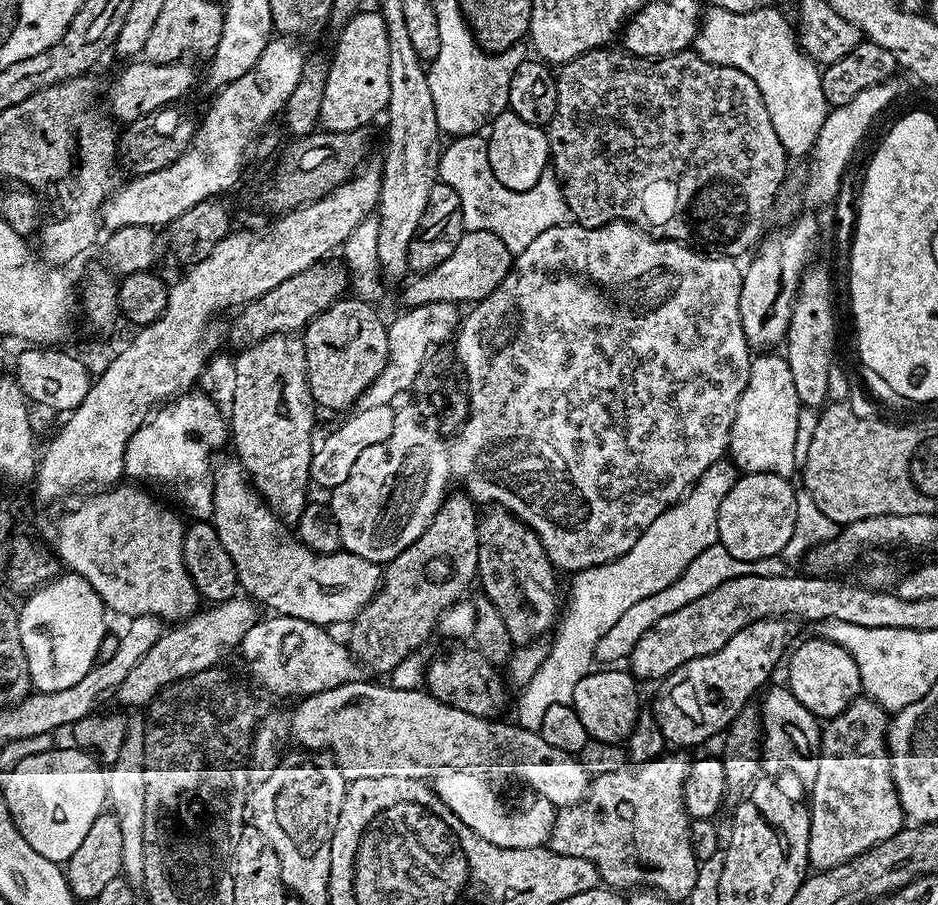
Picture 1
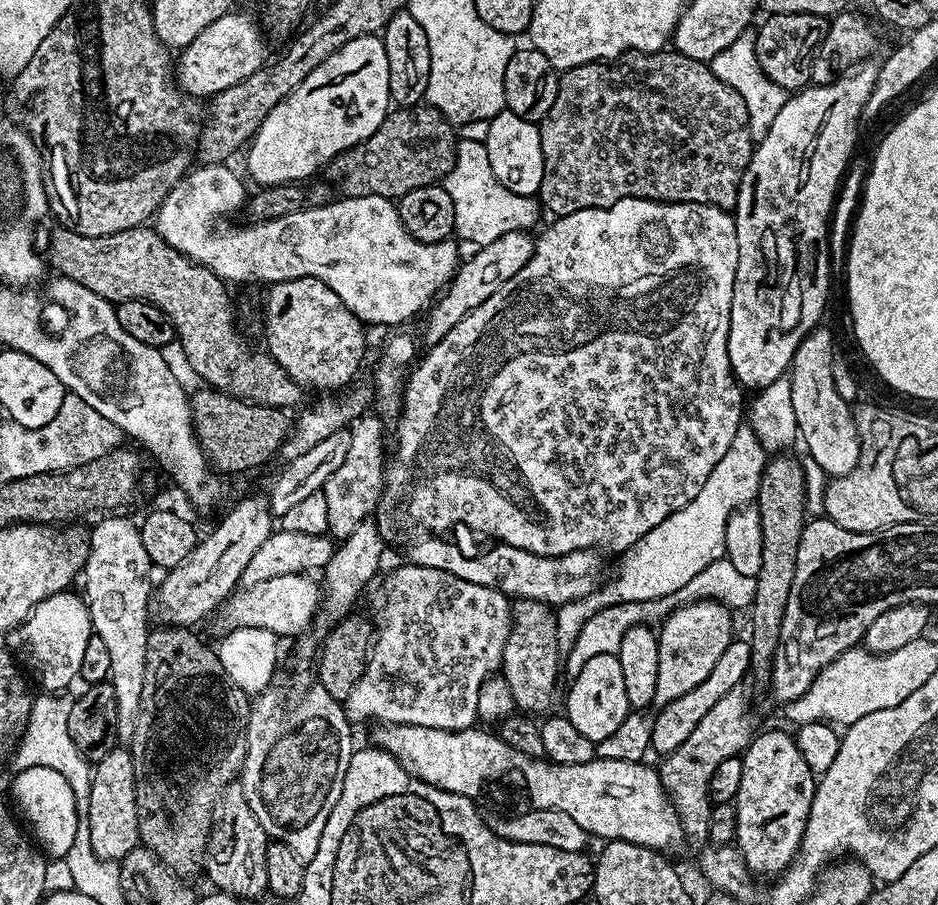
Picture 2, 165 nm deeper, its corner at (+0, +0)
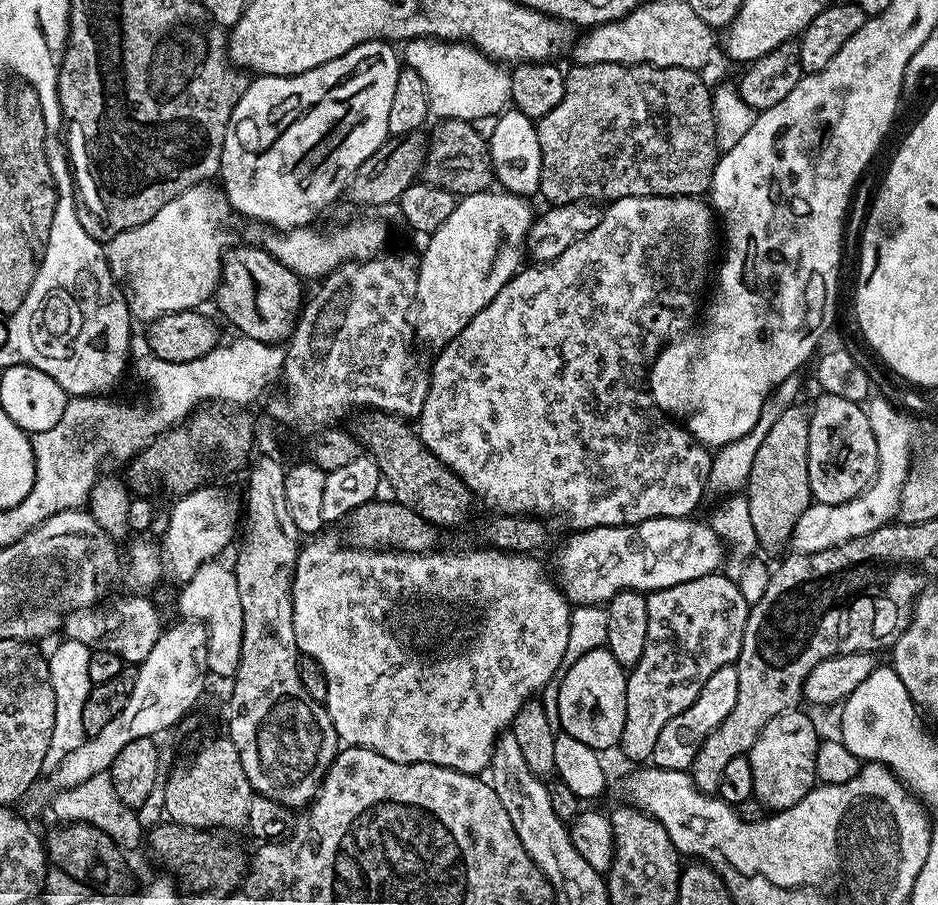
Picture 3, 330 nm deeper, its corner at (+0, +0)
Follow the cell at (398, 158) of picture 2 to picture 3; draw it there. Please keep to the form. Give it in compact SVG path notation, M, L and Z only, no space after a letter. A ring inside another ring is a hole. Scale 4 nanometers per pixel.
M440 120L437 128L430 132L428 156L424 159L422 180L461 198L493 187L492 159L488 153L488 142L474 130L467 120Z

